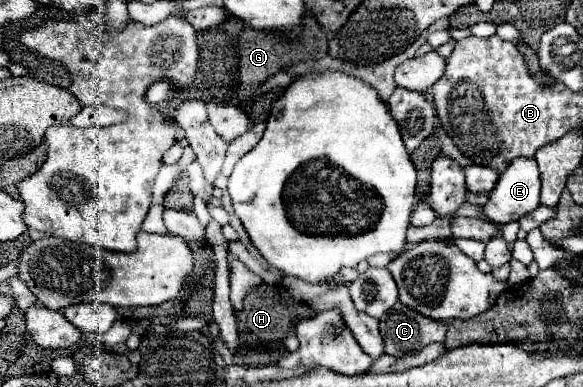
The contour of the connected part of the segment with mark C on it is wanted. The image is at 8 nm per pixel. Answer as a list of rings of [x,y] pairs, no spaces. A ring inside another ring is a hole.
[[[400,301],[380,321],[380,333],[384,339],[384,351],[390,355],[416,353],[430,343],[444,341],[448,325],[434,321]]]

